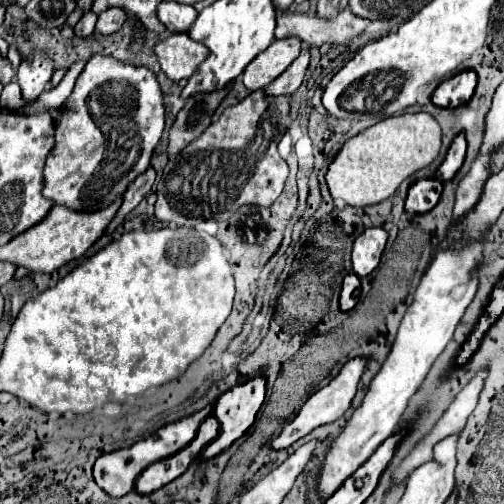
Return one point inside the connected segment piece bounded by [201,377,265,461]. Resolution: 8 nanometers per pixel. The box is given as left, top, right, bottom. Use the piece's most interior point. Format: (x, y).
(236, 410)

